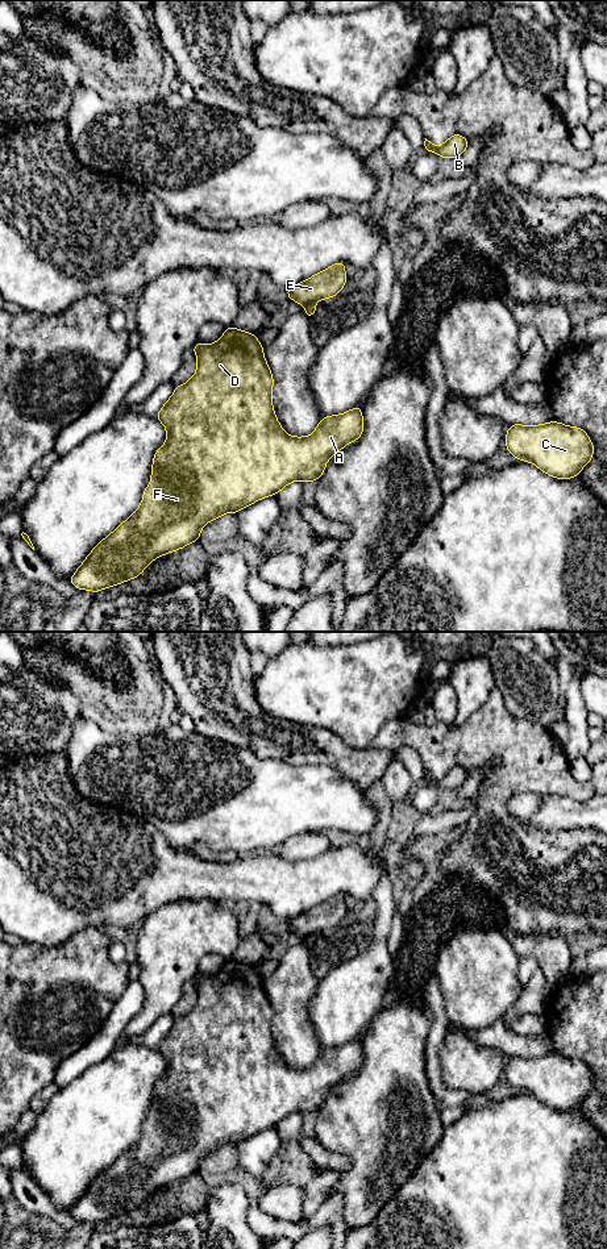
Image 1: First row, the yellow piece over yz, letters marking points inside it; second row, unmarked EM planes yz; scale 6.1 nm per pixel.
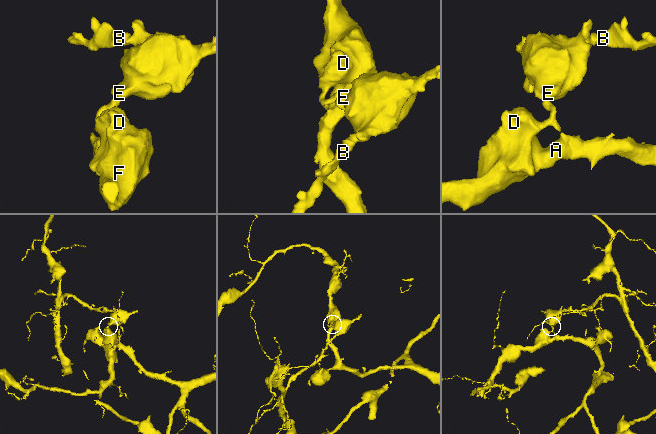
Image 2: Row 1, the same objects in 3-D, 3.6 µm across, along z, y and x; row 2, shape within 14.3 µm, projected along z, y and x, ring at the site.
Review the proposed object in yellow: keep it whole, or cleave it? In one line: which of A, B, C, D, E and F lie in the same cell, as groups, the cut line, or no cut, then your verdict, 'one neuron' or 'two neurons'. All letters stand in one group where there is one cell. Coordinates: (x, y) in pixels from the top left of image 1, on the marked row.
A C D F / B E | yz (314, 302), (304, 305) | two neurons

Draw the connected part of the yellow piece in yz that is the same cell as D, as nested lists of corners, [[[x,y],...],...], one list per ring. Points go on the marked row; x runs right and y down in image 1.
[[[228,326],[221,338],[211,345],[192,346],[198,358],[195,375],[174,388],[172,396],[155,416],[166,428],[167,440],[153,458],[150,484],[145,488],[137,511],[100,541],[87,555],[70,583],[78,590],[99,592],[141,575],[155,558],[183,549],[200,538],[201,528],[209,521],[267,496],[277,495],[294,480],[317,480],[327,462],[363,432],[361,407],[342,415],[323,417],[315,432],[307,437],[288,436],[277,420],[271,392],[273,374],[255,334]]]

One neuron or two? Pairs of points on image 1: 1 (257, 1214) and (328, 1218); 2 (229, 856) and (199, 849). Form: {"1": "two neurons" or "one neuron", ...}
{"1": "one neuron", "2": "one neuron"}

